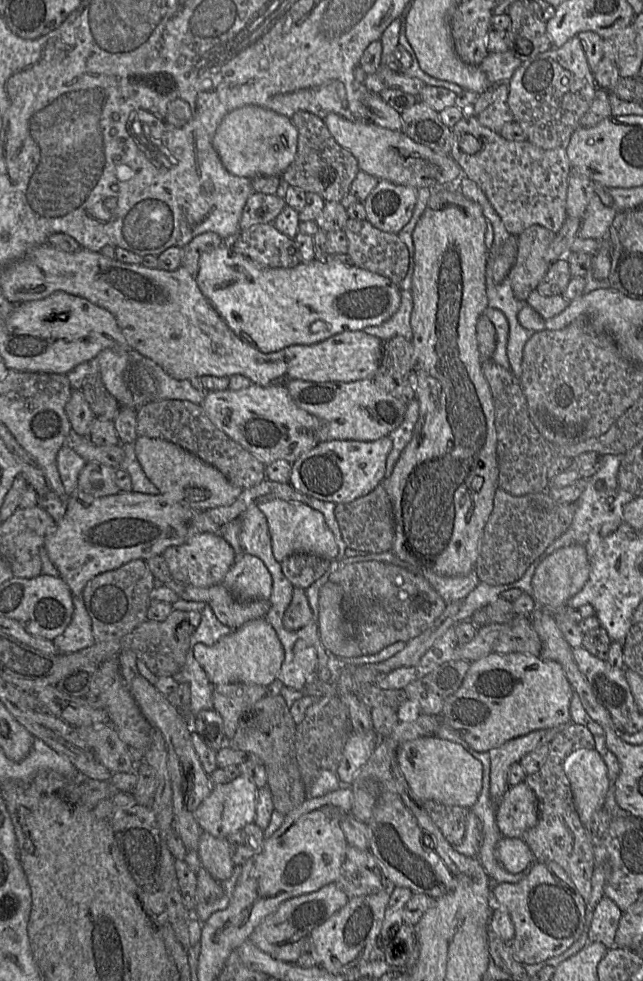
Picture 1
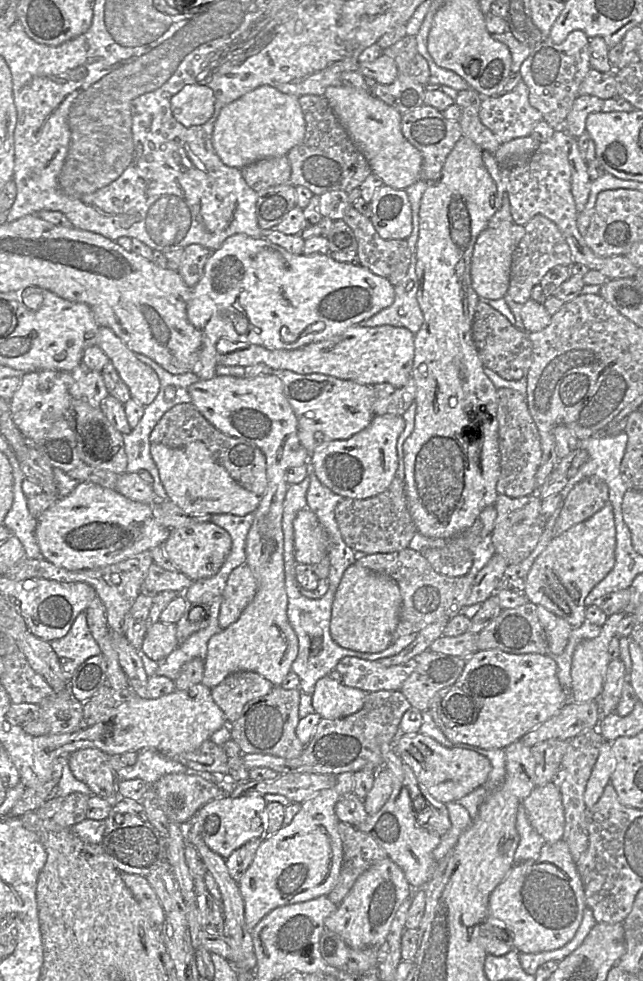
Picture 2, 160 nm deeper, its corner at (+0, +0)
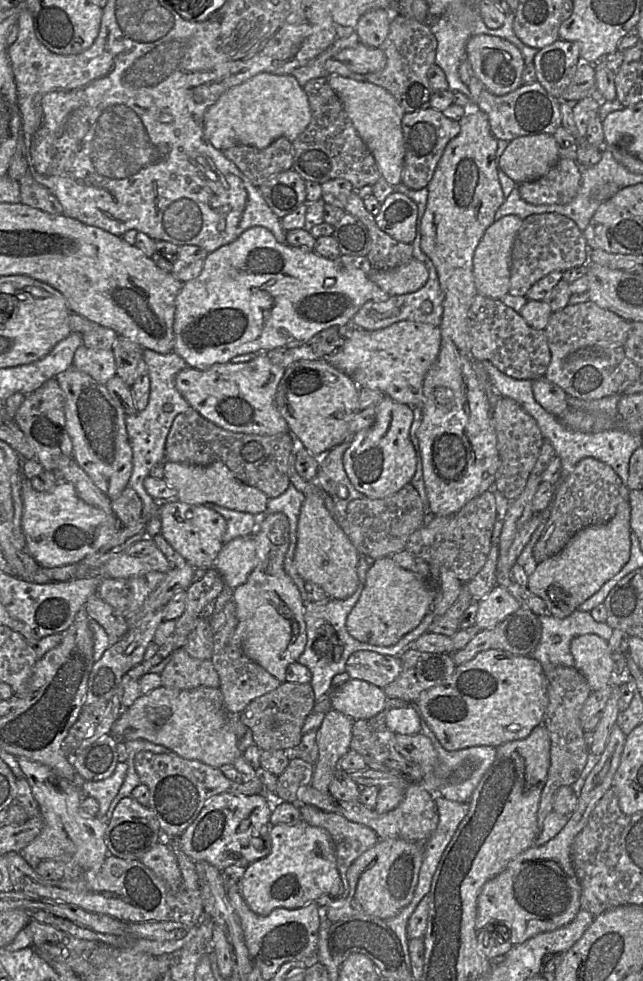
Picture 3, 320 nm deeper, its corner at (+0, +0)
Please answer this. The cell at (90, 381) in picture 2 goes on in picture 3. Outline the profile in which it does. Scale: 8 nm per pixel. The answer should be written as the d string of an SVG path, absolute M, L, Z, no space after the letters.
M81 345L74 354L72 367L90 375L101 384L106 384L116 375L113 350L97 350Z

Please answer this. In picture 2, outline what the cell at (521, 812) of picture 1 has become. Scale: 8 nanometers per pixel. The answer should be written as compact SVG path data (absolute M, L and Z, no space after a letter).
M553 783L535 786L531 793L521 802L526 810L531 826L540 834L545 843L554 843L562 838L565 826L565 816L561 793Z

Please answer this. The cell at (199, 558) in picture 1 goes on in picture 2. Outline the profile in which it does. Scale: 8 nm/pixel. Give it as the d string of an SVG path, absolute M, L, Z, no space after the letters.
M209 521L171 529L162 546L177 571L192 581L198 581L212 577L220 570L230 553L232 540L226 530Z

